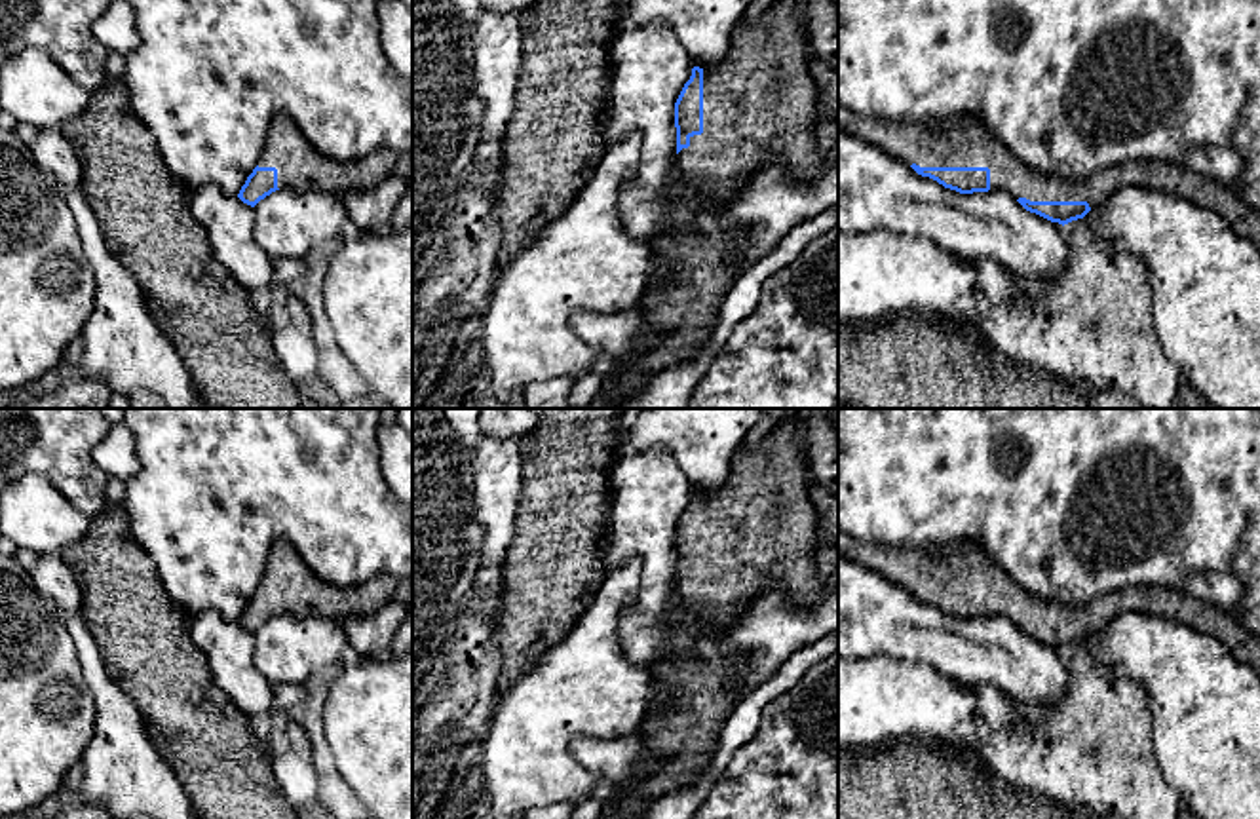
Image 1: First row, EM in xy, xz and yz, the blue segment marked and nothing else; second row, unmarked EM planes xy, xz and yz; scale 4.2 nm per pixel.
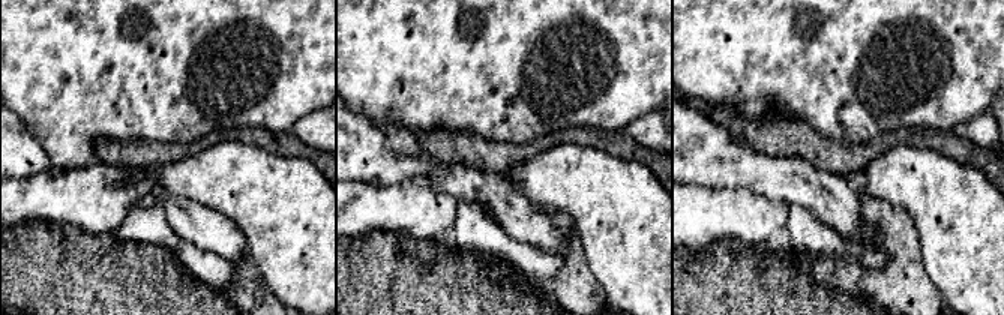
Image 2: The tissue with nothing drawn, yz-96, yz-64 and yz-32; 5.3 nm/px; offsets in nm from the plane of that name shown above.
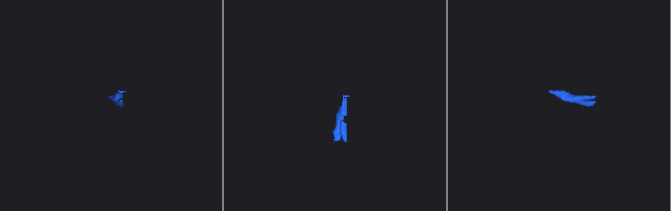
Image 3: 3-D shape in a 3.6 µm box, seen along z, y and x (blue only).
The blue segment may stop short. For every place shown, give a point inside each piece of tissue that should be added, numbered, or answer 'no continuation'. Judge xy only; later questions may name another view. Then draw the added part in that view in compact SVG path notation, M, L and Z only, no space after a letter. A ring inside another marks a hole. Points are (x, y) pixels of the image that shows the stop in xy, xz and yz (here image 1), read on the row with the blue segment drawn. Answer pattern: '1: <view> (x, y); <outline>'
1: xy (299, 166); M274 116L258 167L277 169L277 188L344 196L352 190L372 190L393 175L397 154L380 148L357 162L340 163L315 152L295 120Z

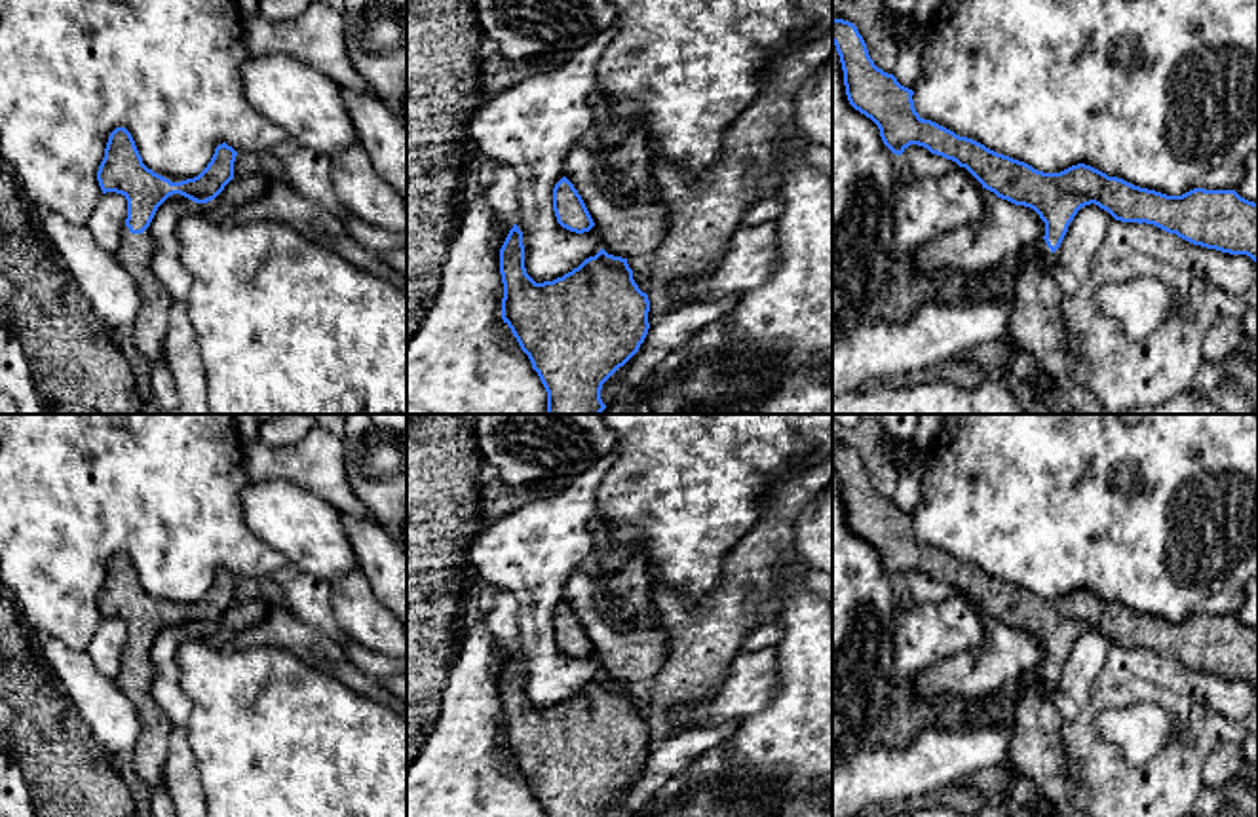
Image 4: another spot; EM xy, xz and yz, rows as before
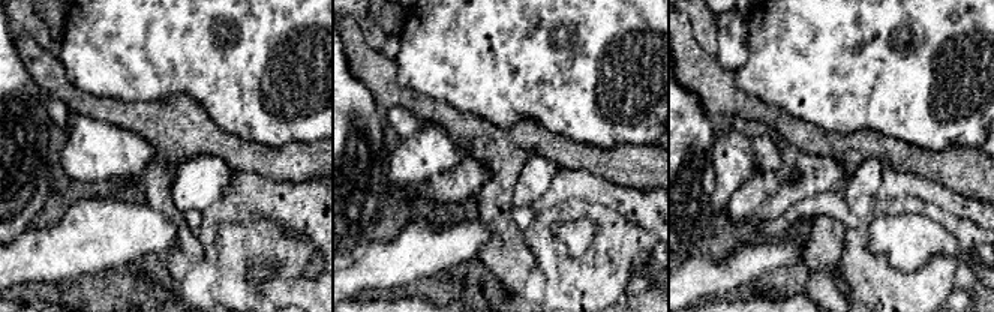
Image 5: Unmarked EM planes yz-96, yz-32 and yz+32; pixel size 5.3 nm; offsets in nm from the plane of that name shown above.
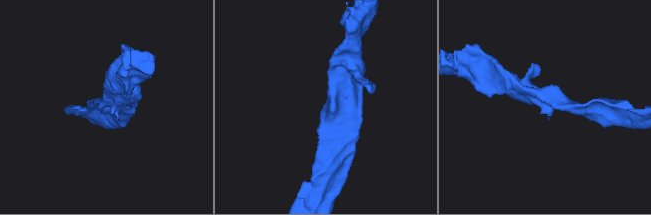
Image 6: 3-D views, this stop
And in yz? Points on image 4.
1: yz (1036, 325); M1043 238L1022 249L1024 264L1011 281L1015 310L1005 338L1032 353L1055 386L1066 386L1076 370L1076 336L1062 314L1066 296L1049 274L1038 270L1039 264L1058 262L1057 251Z

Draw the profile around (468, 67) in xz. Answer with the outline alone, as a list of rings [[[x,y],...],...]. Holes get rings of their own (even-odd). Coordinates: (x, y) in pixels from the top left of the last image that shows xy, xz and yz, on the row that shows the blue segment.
[[[407,0],[407,342],[439,293],[447,249],[471,188],[477,160],[469,120],[486,99],[477,57],[483,38],[475,0]]]

